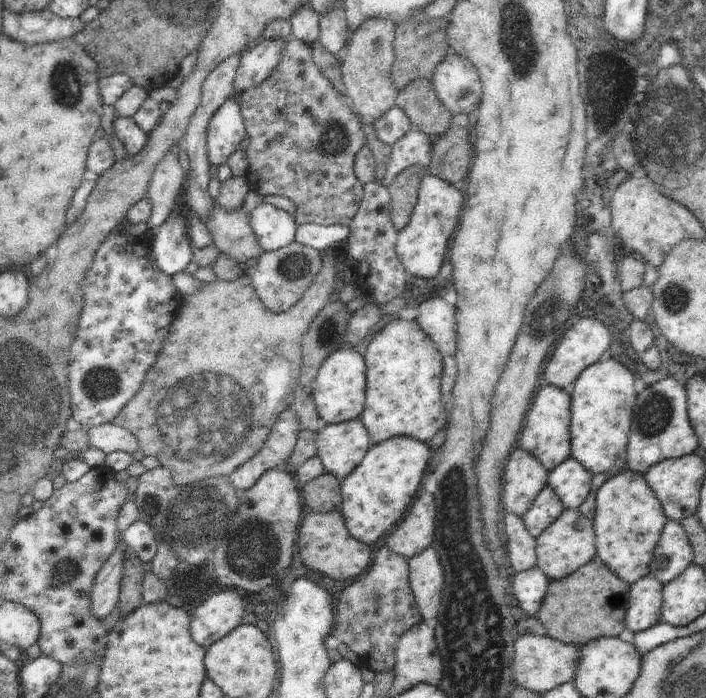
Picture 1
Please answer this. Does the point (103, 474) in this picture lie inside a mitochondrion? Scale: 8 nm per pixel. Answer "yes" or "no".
no

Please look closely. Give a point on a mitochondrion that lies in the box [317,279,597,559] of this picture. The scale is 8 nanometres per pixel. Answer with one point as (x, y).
(549, 314)

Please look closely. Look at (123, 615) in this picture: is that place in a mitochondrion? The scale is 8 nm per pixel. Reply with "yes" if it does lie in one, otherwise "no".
no

